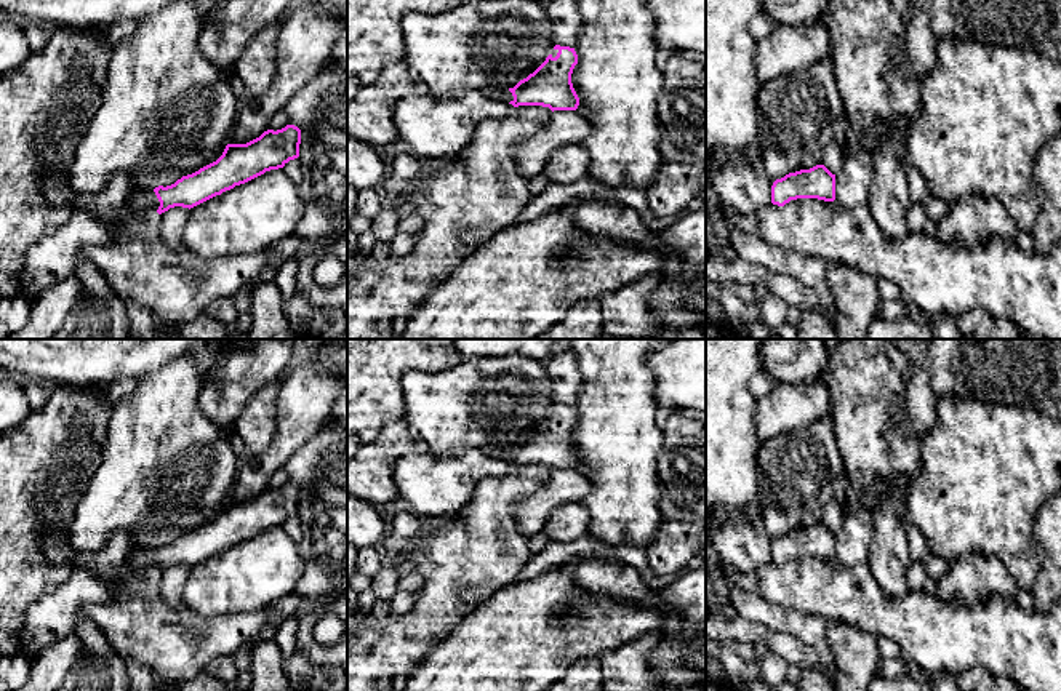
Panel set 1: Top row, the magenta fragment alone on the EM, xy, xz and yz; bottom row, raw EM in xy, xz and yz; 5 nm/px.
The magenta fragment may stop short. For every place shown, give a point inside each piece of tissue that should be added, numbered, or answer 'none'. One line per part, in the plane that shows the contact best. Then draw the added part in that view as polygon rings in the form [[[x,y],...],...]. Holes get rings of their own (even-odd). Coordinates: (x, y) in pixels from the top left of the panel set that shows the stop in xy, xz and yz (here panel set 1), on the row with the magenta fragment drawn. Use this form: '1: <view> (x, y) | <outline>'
1: xy (140, 200) | [[[142,187],[131,190],[126,197],[126,208],[133,214],[142,214],[146,211],[157,211],[160,202],[152,187]]]

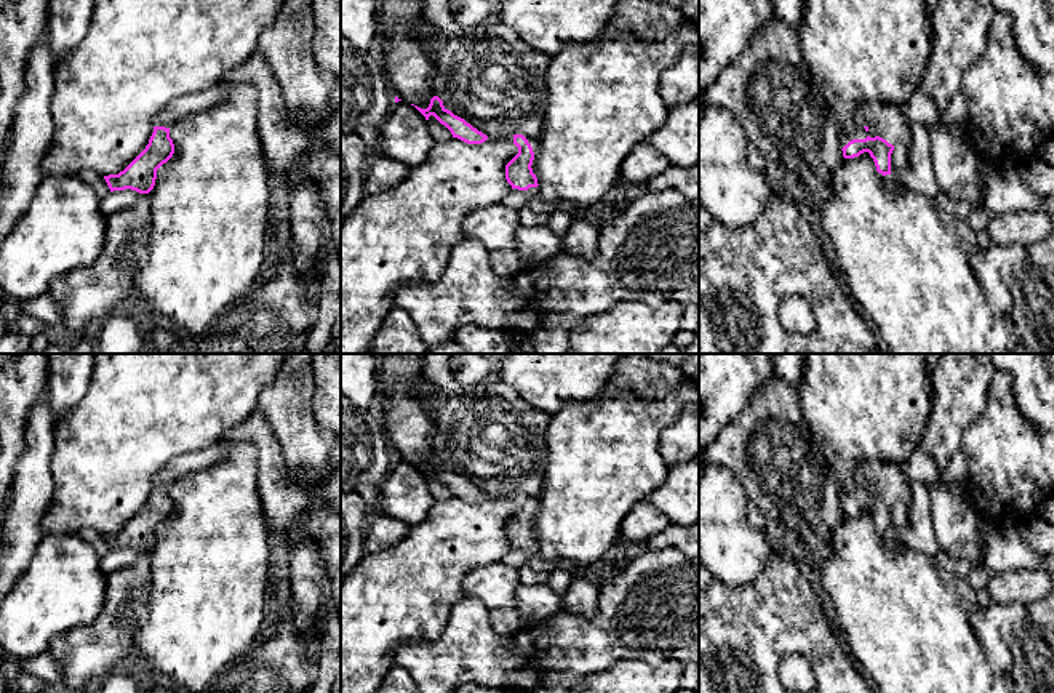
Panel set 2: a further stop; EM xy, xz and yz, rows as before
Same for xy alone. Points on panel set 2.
1: xy (179, 108) | [[[219,85],[200,93],[176,98],[168,106],[165,106],[163,110],[157,115],[154,126],[170,128],[178,120],[206,110],[219,104],[222,99],[224,99],[224,91],[221,90]]]

